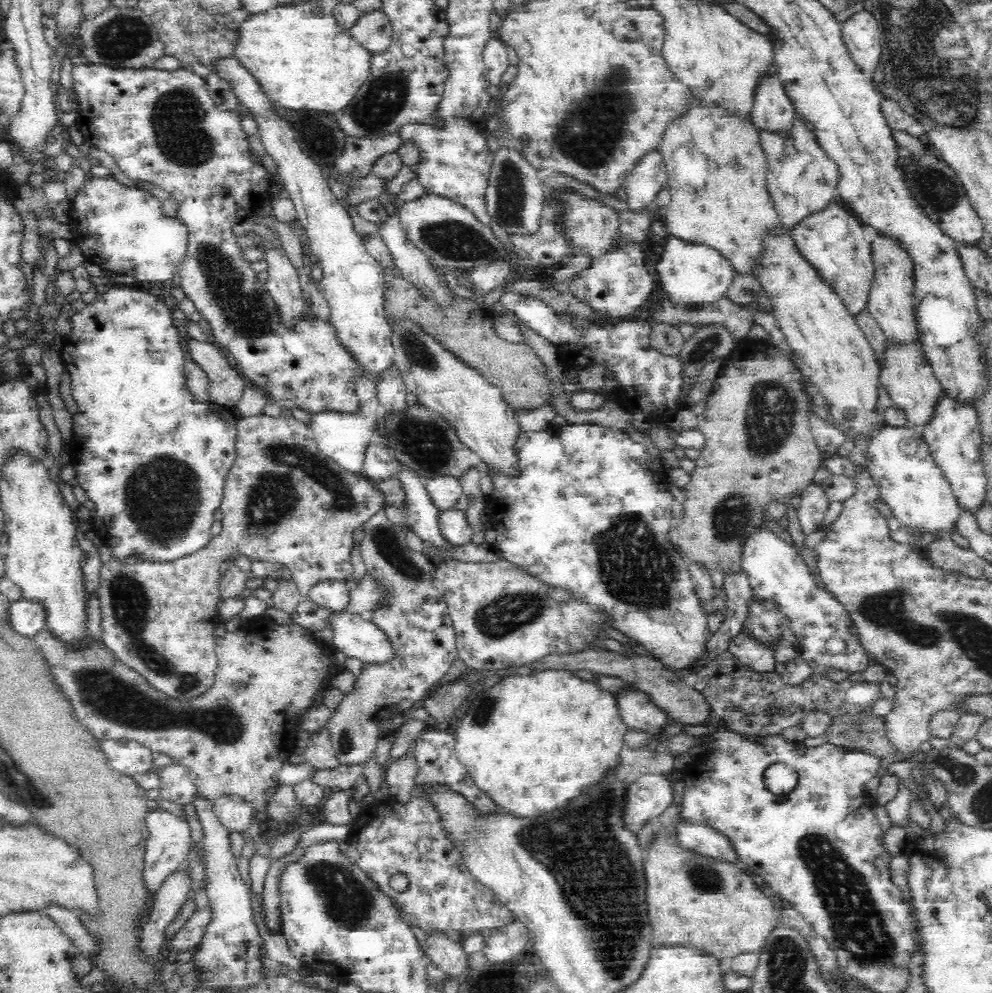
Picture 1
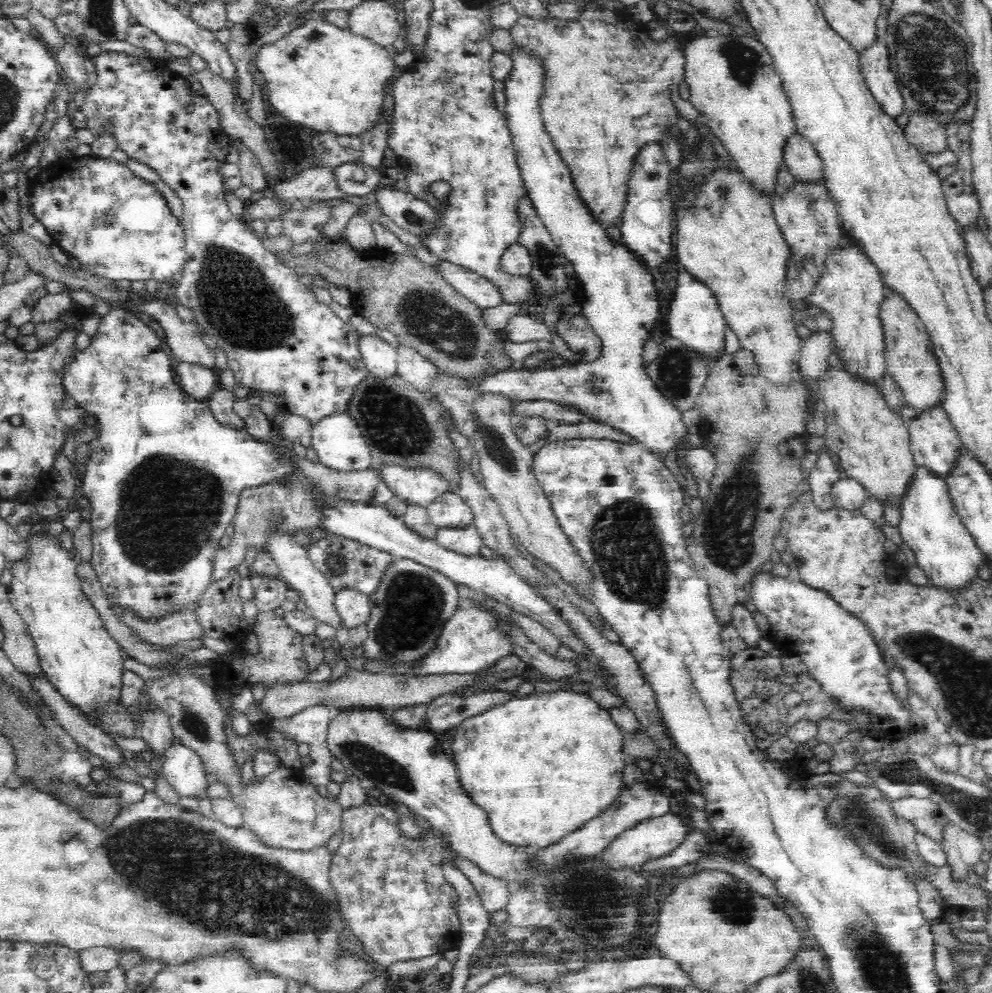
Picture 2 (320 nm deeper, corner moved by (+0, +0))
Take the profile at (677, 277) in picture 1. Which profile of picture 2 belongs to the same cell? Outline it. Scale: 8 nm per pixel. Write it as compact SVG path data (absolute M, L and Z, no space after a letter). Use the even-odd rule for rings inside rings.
M681 267L678 271L678 286L674 290L674 302L670 302L670 312L666 322L668 322L670 337L677 338L686 347L702 351L708 359L712 359L712 362L724 352L726 321L720 310L718 299L708 285L704 285Z

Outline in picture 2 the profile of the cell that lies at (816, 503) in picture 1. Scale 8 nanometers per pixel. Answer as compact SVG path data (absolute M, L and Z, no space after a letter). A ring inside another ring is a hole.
M826 447L820 454L816 466L810 470L807 479L809 480L809 492L816 508L825 511L835 506L831 495L832 485L840 480L839 469L834 464L834 456Z

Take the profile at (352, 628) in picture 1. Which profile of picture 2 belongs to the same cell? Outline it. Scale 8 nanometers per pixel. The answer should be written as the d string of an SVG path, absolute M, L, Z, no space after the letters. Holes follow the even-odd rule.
M275 533L271 535L271 542L266 548L266 552L270 553L271 558L277 564L280 578L301 596L307 606L308 613L322 624L332 626L334 630L340 630L344 626L344 621L342 621L342 617L340 617L340 613L338 613L334 604L334 587L330 585L327 578L319 570L314 568L308 557L308 547L304 547L297 538L290 539L282 533Z

